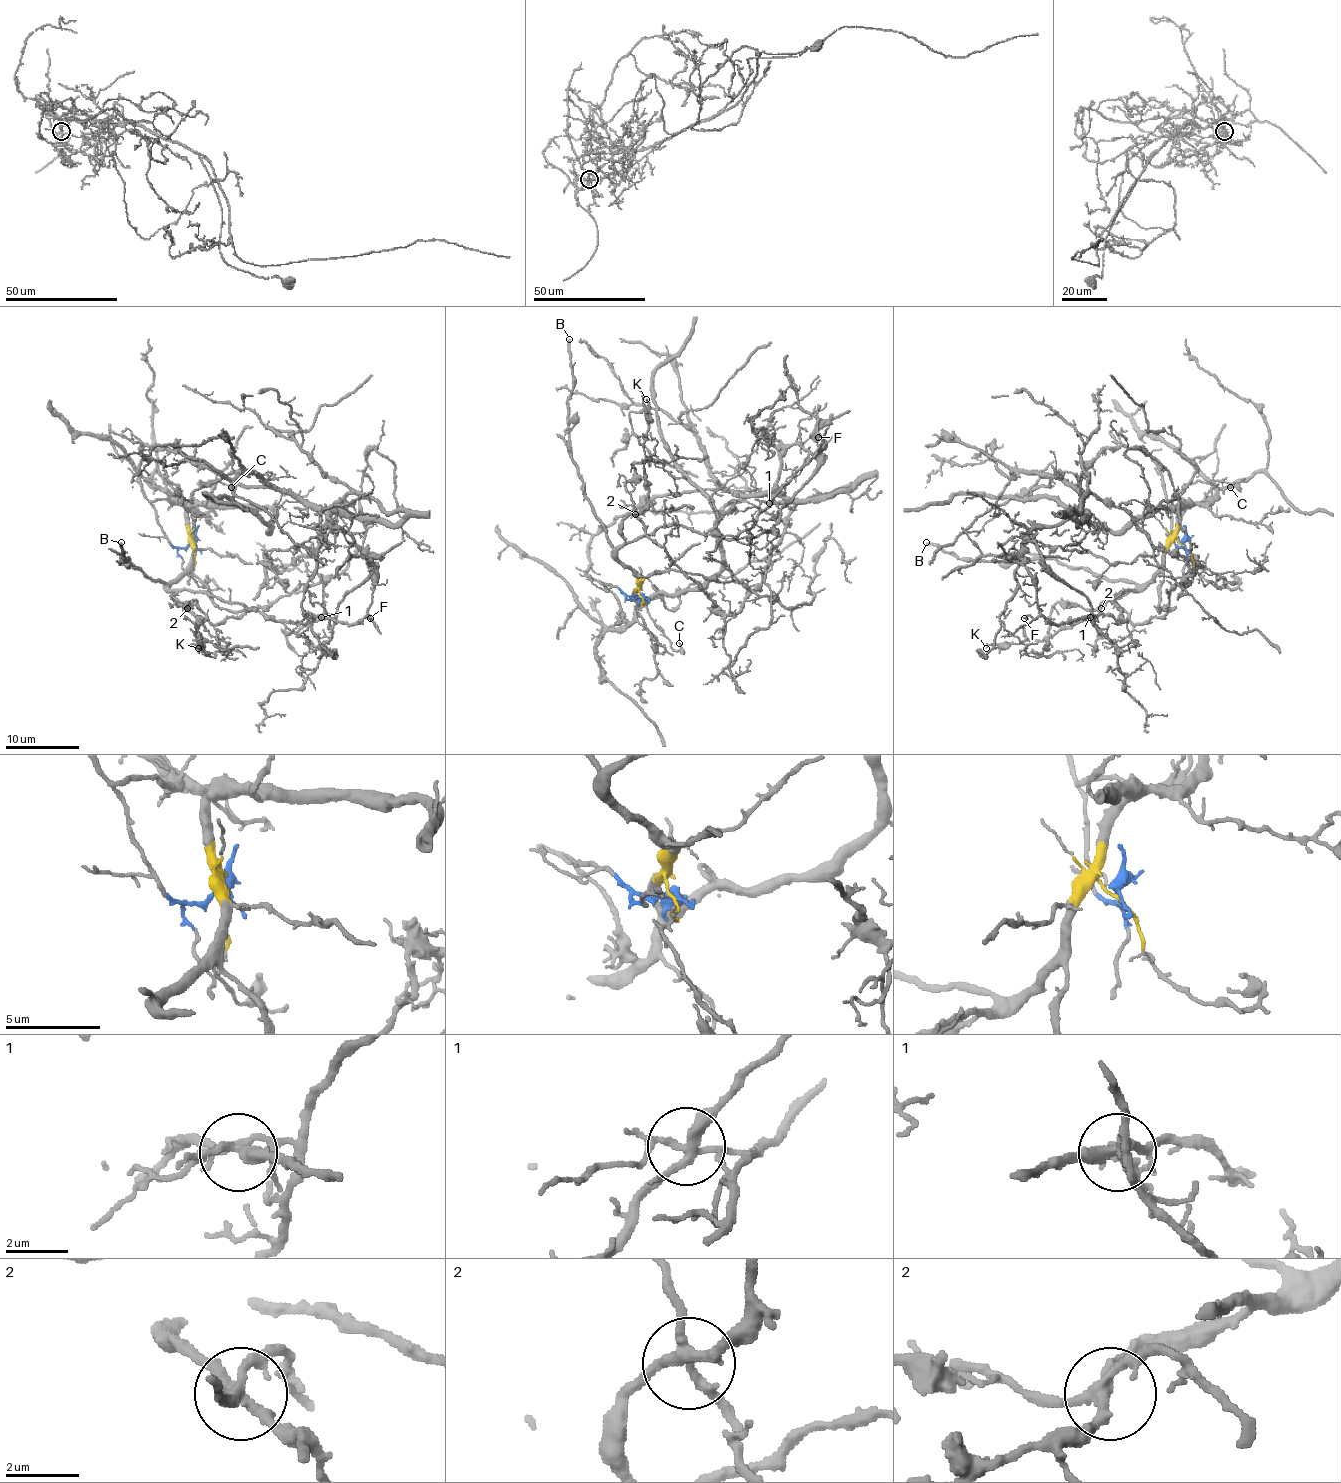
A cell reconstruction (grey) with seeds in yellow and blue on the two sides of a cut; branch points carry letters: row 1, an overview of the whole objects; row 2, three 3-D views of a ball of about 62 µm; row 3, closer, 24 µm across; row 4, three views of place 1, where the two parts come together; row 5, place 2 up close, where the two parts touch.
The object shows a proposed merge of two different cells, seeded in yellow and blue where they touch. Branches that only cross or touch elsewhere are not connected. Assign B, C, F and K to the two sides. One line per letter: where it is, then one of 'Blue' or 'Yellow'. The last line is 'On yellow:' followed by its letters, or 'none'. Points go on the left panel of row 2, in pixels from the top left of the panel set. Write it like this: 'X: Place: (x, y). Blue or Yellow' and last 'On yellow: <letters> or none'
B: Place: (121, 542). Yellow
C: Place: (231, 487). Yellow
F: Place: (370, 618). Yellow
K: Place: (198, 648). Yellow
On yellow: B, C, F, K

